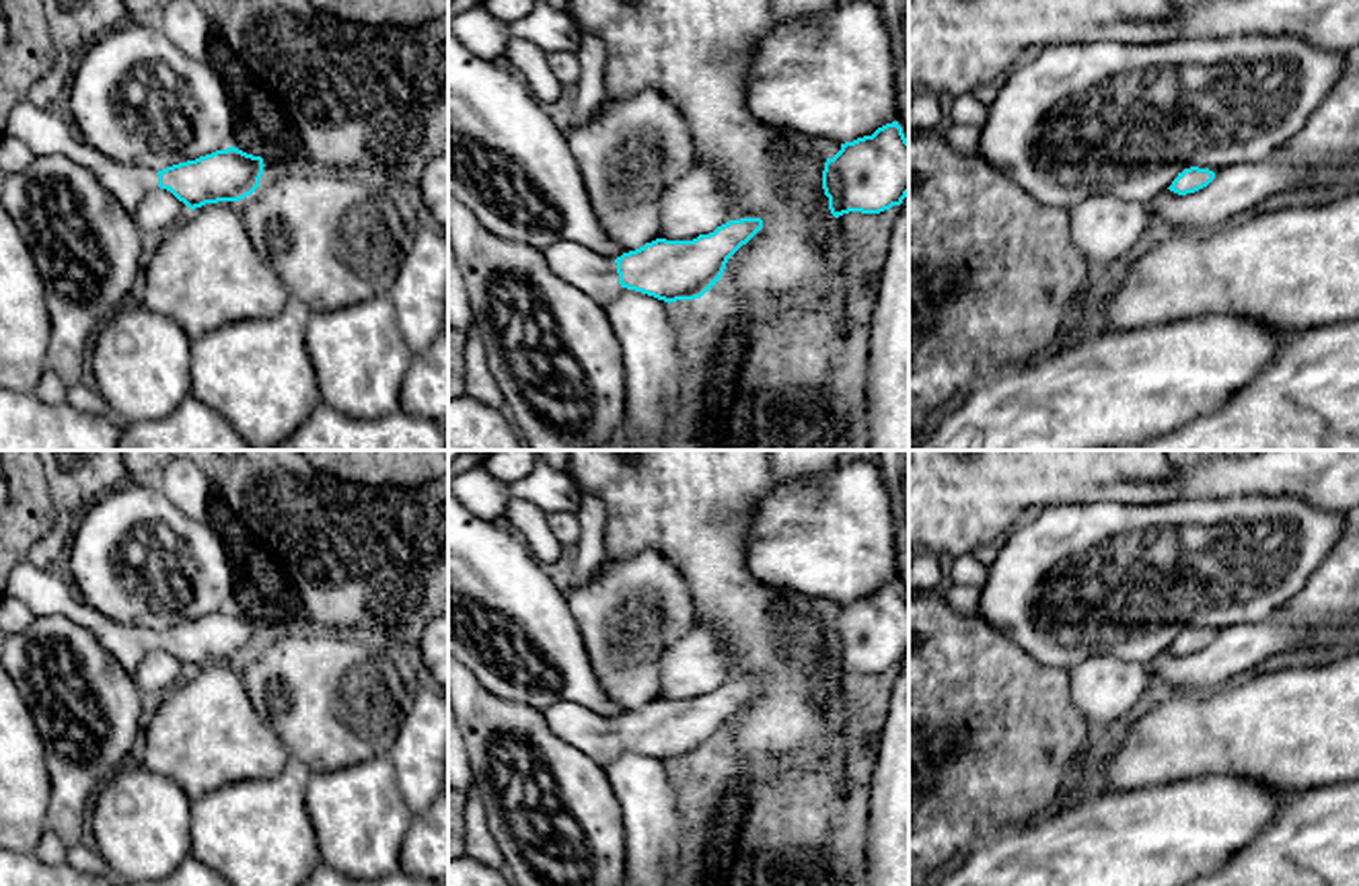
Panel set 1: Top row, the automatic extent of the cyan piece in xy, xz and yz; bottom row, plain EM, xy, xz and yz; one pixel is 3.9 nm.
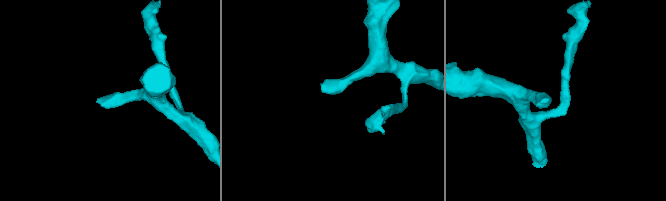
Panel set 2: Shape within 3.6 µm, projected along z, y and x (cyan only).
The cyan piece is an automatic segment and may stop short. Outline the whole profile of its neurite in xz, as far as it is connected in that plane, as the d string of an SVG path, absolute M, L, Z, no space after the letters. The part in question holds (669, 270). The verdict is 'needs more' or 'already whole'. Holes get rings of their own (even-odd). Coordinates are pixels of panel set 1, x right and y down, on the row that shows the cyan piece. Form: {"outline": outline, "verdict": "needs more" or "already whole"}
{"outline": "M740 218L693 241L656 238L607 259L580 243L557 241L543 249L549 269L598 302L619 288L664 302L695 300L711 290L728 259L763 228L761 218Z", "verdict": "needs more"}

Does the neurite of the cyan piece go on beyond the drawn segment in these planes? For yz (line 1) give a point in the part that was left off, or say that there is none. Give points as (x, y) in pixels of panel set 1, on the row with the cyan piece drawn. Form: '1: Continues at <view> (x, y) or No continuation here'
1: No continuation here

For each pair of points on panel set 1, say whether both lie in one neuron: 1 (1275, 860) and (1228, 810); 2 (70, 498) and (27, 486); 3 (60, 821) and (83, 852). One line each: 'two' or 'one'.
1: two
2: two
3: two

